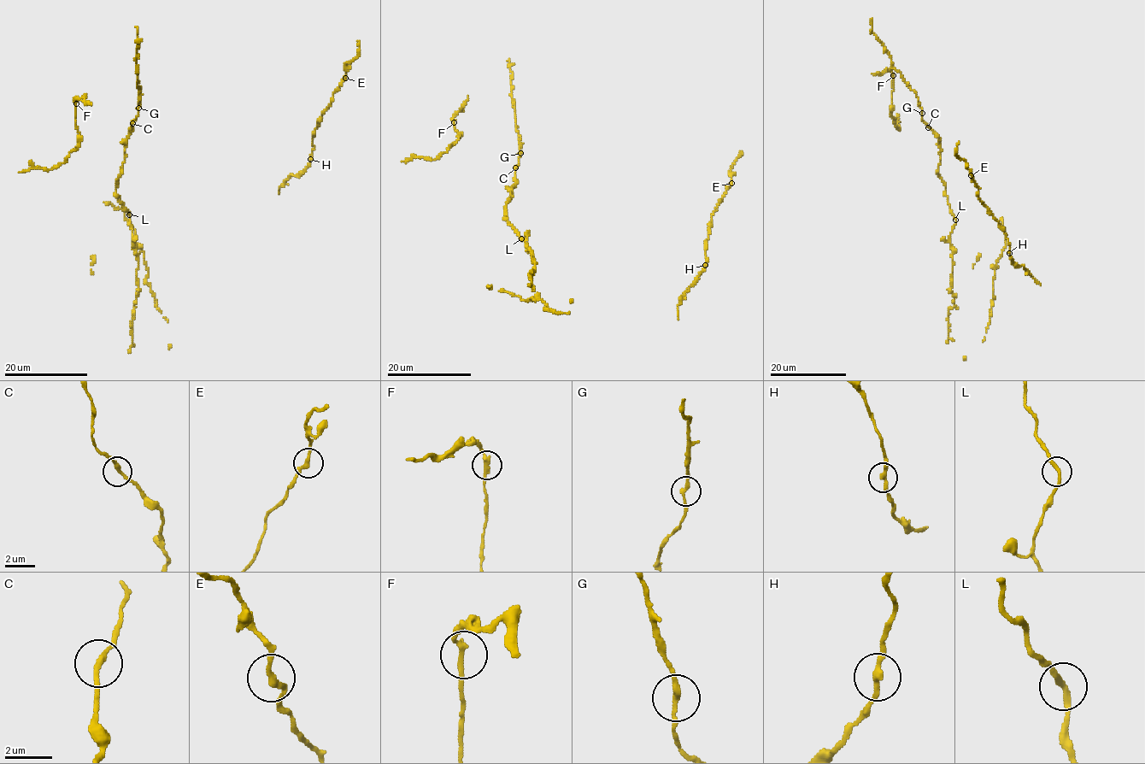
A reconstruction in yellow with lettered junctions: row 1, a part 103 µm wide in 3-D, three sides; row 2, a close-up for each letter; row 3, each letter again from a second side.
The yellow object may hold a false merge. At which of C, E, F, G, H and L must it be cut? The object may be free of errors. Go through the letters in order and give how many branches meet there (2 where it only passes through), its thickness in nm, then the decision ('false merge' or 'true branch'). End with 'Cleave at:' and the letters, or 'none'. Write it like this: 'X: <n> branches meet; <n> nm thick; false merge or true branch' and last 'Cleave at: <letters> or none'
C: 2 branches meet; 240 nm thick; true branch
E: 2 branches meet; 240 nm thick; true branch
F: 2 branches meet; 240 nm thick; true branch
G: 2 branches meet; 240 nm thick; true branch
H: 2 branches meet; 240 nm thick; true branch
L: 2 branches meet; 240 nm thick; true branch
Cleave at: none

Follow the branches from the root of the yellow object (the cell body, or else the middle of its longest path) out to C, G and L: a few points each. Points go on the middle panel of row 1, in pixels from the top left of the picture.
C: (534, 262), (533, 254), (527, 248), (525, 238), (521, 240), (504, 219), (504, 208), (515, 185), (515, 167)
G: (534, 262), (525, 238), (521, 240), (504, 217), (520, 153)
L: (534, 262), (533, 254), (527, 248), (525, 238), (521, 238)

